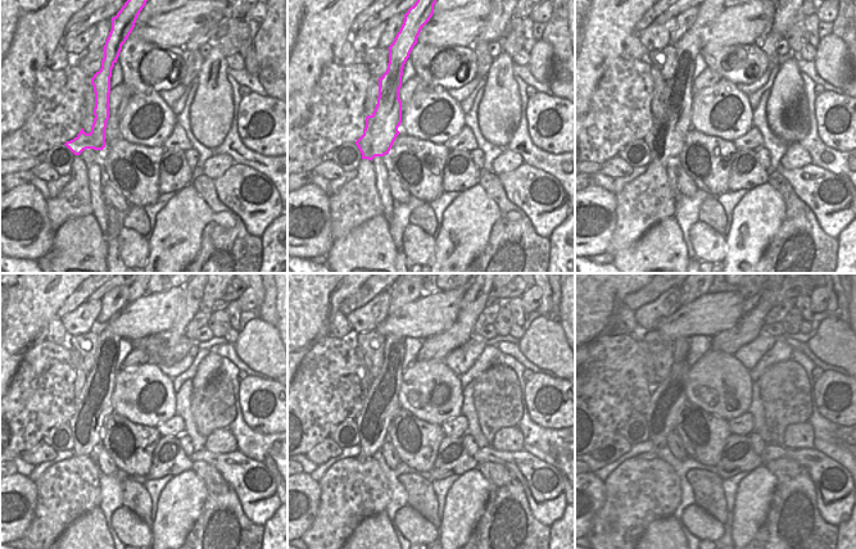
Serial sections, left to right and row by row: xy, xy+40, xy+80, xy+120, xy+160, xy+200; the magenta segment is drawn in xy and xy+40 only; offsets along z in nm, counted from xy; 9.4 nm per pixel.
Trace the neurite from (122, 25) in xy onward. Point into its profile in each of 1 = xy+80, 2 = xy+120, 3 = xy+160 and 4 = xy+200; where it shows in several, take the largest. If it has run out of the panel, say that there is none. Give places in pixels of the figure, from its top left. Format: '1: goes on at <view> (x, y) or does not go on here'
1: goes on at xy+80 (666, 136)
2: goes on at xy+120 (94, 405)
3: goes on at xy+160 (381, 405)
4: goes on at xy+200 (667, 399)

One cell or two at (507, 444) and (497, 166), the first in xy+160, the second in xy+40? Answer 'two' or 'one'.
one

